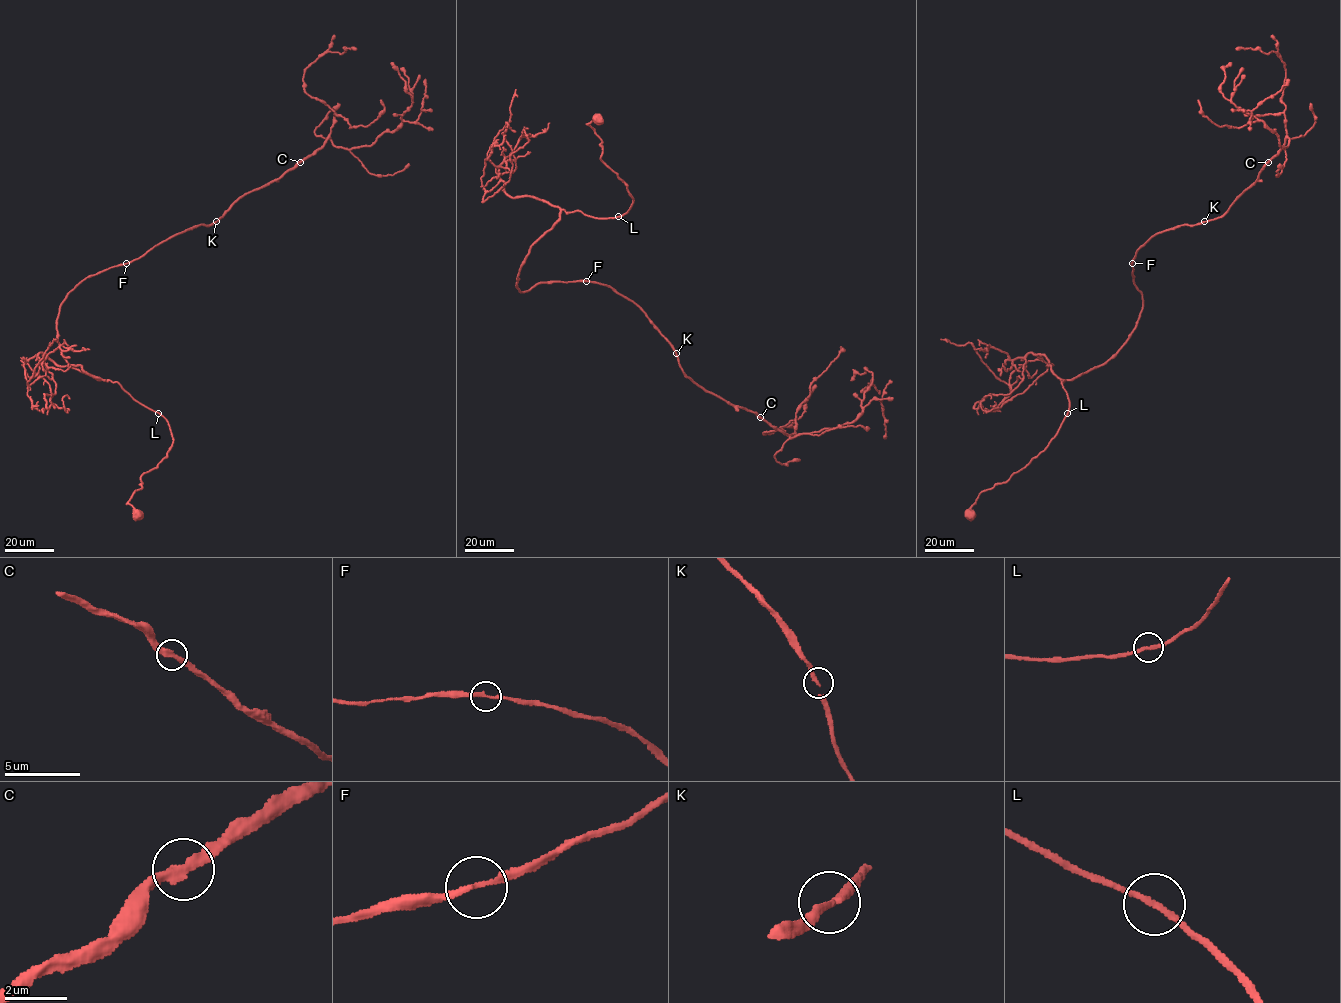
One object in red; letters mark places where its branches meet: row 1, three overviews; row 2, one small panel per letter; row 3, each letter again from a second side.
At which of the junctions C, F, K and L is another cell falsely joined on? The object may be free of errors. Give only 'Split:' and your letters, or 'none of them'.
Split: none of them

